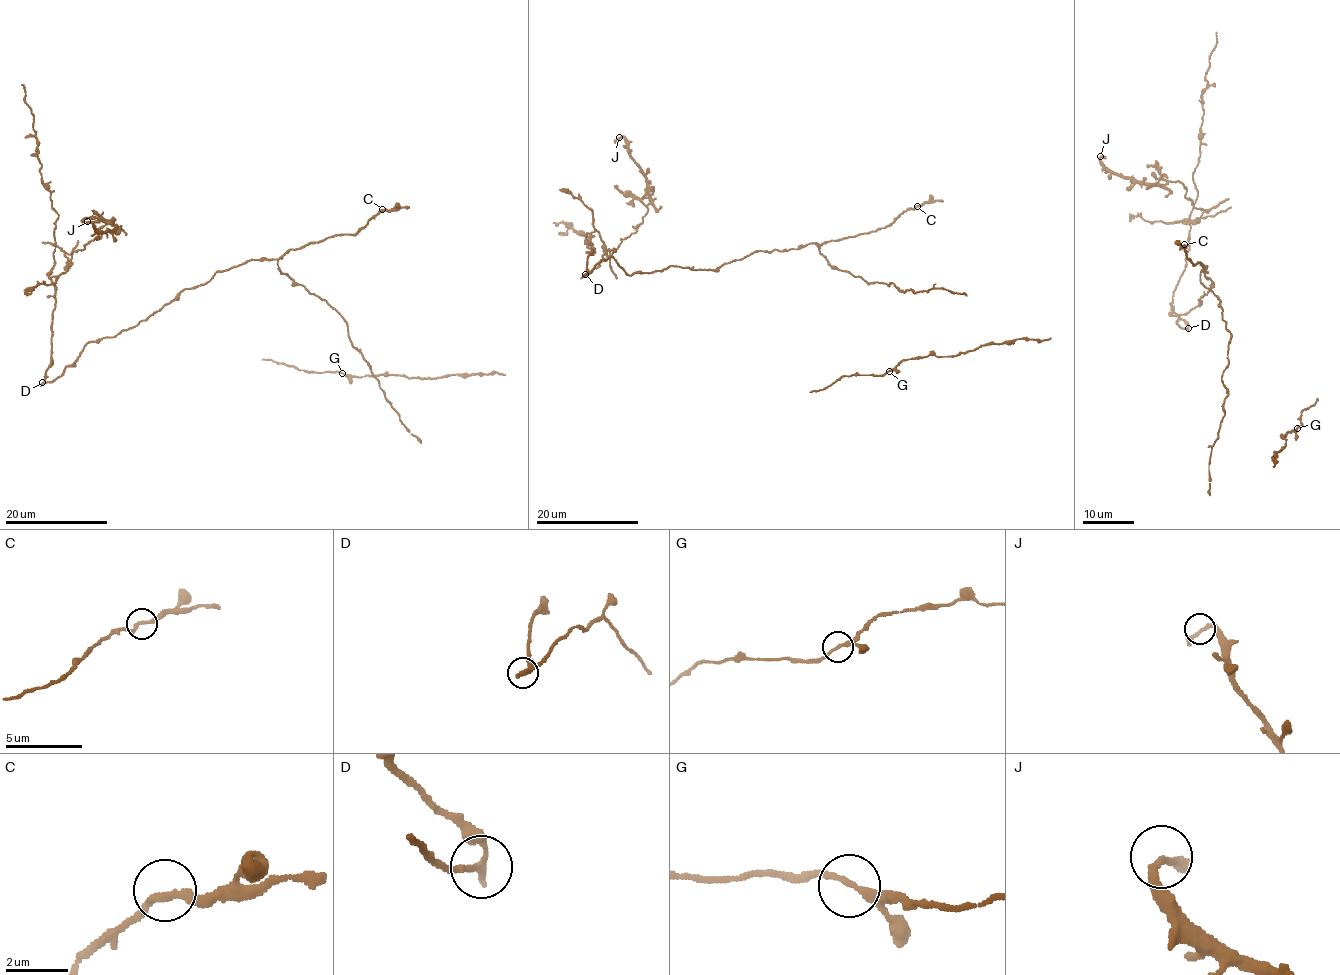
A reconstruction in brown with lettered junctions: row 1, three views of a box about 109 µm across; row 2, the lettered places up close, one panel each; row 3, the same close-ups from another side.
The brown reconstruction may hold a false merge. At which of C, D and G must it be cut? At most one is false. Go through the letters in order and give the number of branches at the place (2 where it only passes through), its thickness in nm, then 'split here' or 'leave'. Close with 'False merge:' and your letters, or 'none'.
C: branches 2; calibre 240 nm; leave
D: branches 2; calibre 200 nm; split here
G: branches 2; calibre 200 nm; leave
False merge: D

